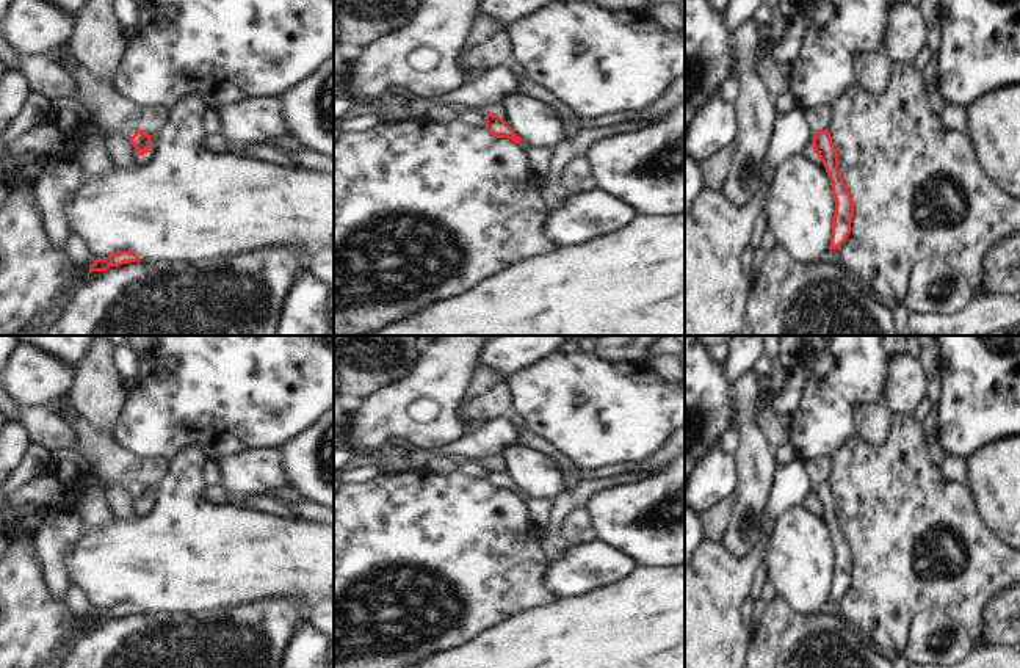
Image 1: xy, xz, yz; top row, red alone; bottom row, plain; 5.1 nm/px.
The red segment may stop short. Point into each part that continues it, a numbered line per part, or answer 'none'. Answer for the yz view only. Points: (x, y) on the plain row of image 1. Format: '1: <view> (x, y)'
1: yz (792, 485).

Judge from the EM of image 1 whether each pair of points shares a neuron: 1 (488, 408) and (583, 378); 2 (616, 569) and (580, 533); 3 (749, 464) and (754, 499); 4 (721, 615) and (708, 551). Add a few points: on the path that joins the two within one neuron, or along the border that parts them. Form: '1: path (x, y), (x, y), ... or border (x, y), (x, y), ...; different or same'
1: border (502, 381), (510, 391), (511, 410); different
2: border (594, 538), (572, 546); different
3: path (754, 472), (754, 491); same
4: path (712, 599), (712, 566); same

